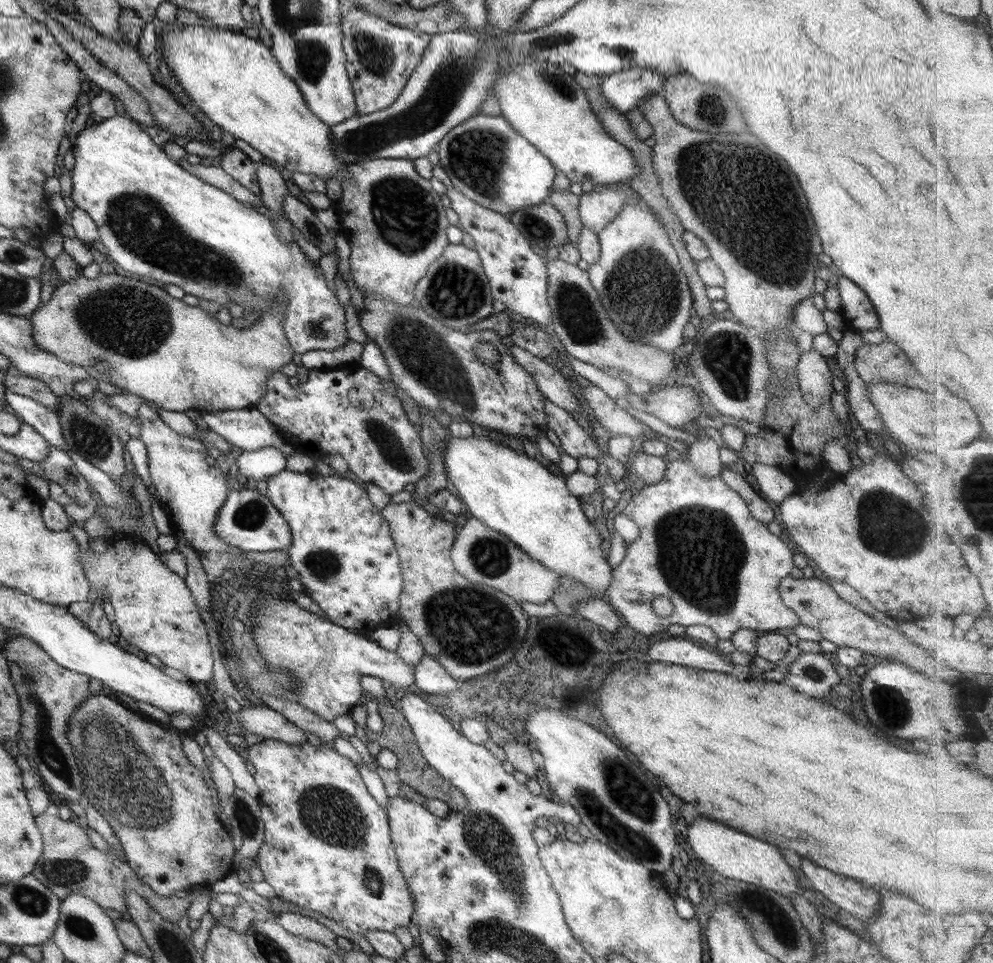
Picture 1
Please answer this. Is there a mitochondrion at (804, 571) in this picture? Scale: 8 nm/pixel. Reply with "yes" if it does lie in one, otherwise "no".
no

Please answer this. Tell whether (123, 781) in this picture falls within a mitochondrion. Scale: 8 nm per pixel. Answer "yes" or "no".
yes

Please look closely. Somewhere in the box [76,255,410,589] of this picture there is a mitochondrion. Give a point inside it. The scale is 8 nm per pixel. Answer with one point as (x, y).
(322, 564)

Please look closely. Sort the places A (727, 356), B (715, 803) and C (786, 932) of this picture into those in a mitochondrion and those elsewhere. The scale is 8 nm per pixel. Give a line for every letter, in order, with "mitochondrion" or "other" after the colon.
A: mitochondrion
B: other
C: mitochondrion

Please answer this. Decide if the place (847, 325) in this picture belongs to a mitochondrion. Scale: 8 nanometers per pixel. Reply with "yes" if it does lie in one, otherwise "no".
no

